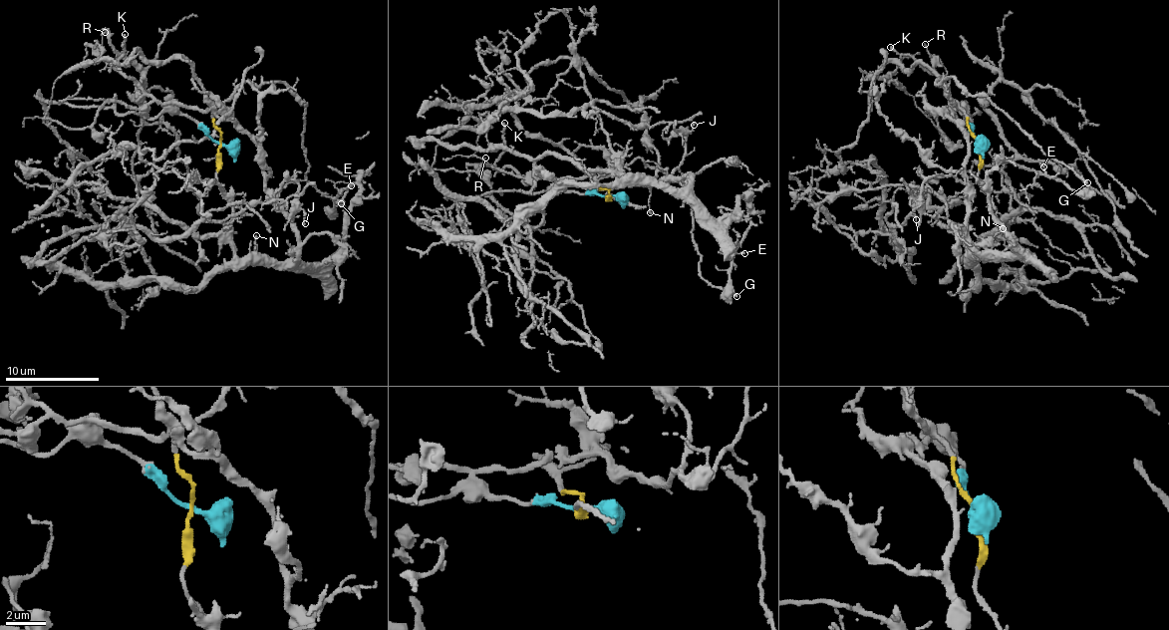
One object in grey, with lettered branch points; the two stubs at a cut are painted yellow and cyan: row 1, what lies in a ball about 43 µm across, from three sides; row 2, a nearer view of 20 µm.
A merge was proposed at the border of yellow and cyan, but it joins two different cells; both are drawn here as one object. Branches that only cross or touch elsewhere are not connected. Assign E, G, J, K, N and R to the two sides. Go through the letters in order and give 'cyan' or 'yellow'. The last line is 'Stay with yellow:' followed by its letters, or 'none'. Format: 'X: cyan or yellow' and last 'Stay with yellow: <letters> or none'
E: cyan
G: yellow
J: cyan
K: cyan
N: cyan
R: cyan
Stay with yellow: G

